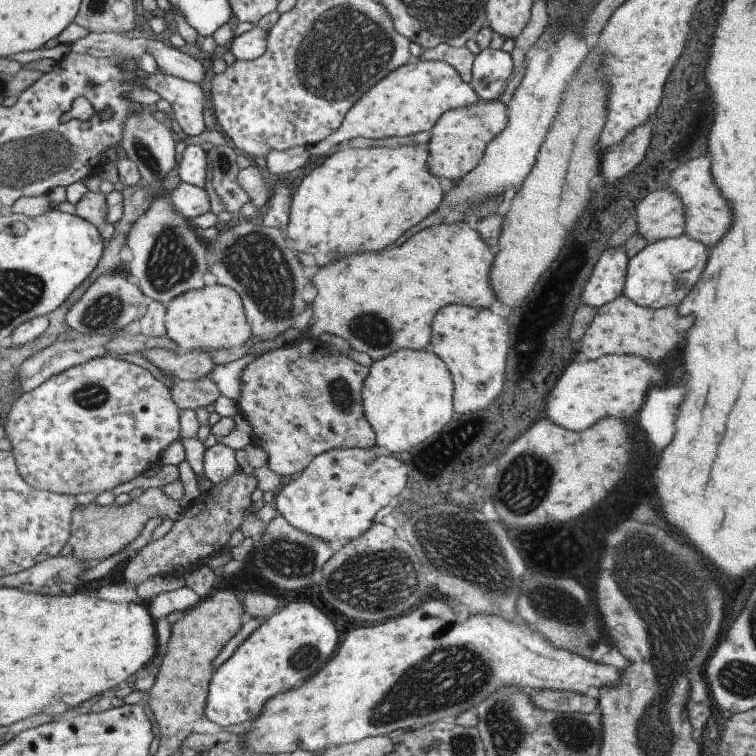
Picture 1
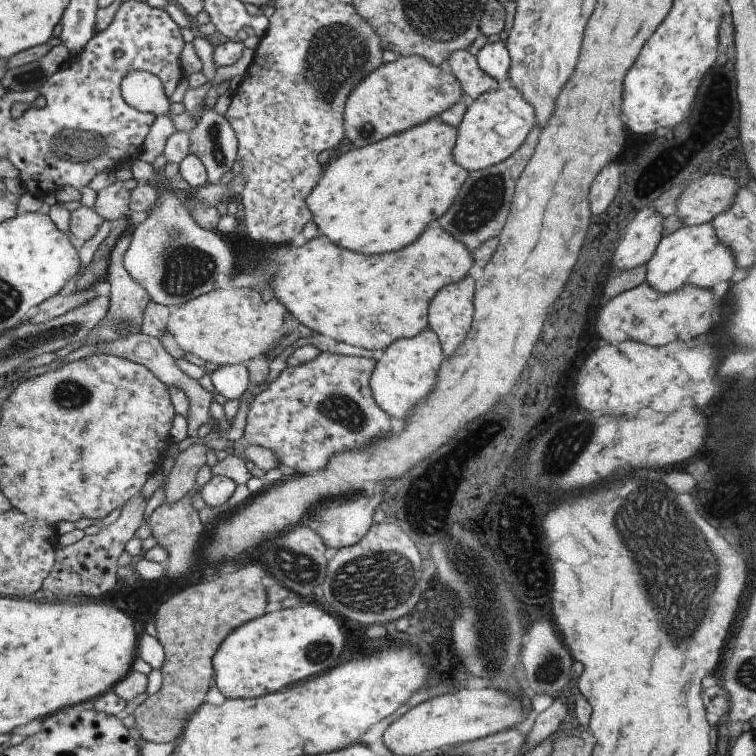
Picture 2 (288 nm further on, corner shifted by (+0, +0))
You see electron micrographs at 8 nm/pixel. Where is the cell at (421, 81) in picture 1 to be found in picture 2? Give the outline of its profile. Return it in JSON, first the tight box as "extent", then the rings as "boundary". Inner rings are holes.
{"extent":[345,56,463,148],"boundary":[[[401,56],[393,62],[381,64],[375,72],[367,74],[349,96],[345,108],[347,142],[355,148],[377,144],[443,114],[449,106],[457,104],[461,96],[463,90],[459,80],[453,74],[443,74],[423,56]]]}

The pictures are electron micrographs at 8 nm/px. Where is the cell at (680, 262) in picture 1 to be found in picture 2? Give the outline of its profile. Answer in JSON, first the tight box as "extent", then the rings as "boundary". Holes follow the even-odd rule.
{"extent":[645,222,737,294],"boundary":[[[711,222],[701,226],[679,226],[675,232],[665,234],[645,266],[645,282],[663,294],[675,292],[685,284],[709,290],[719,282],[729,282],[731,272],[737,268],[733,250],[717,238],[717,230]]]}

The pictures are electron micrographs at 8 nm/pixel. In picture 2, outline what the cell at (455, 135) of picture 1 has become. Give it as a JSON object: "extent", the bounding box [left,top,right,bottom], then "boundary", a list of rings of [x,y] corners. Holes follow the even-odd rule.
{"extent":[453,86,535,172],"boundary":[[[499,86],[469,102],[459,126],[453,146],[453,160],[467,172],[479,172],[507,160],[529,136],[535,126],[533,106],[511,86]]]}

